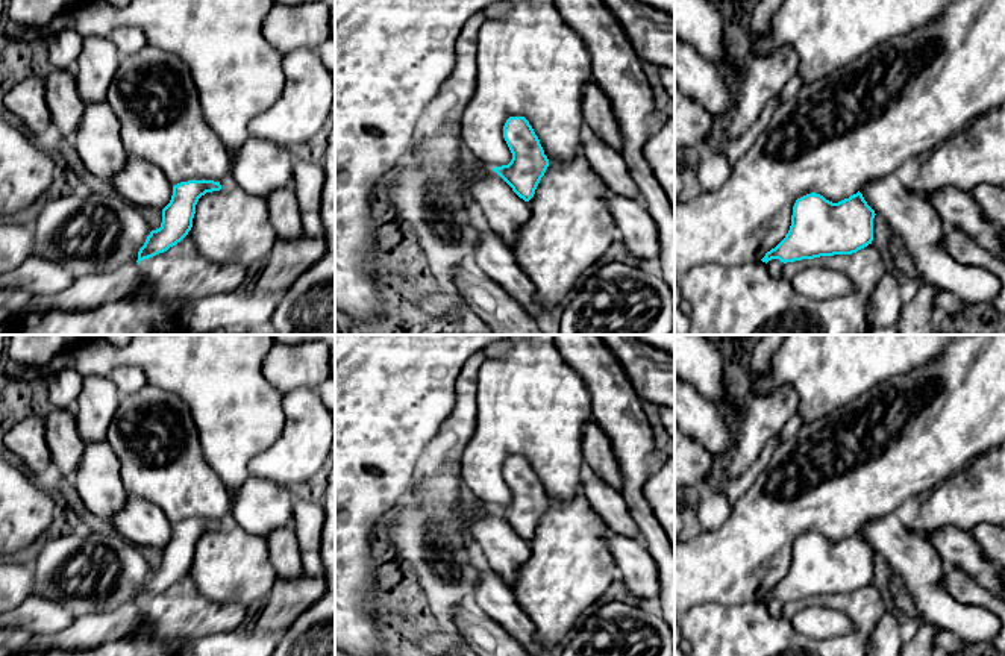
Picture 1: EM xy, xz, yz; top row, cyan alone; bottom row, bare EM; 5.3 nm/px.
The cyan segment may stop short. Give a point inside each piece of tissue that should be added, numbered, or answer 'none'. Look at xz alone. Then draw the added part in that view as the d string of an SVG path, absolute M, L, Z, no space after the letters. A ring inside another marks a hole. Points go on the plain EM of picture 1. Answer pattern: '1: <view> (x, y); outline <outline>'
none

